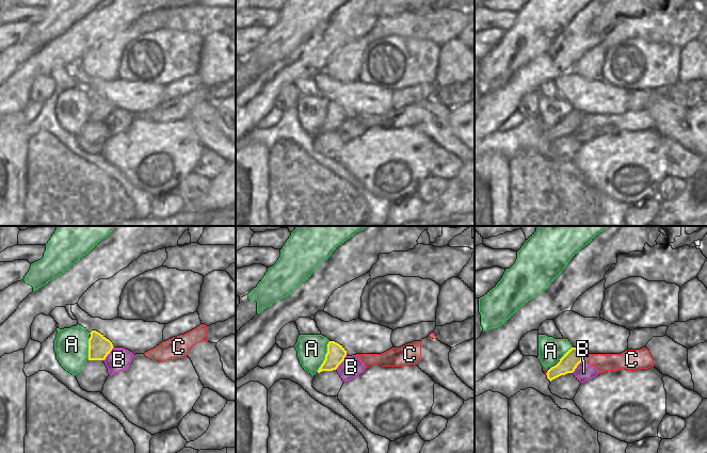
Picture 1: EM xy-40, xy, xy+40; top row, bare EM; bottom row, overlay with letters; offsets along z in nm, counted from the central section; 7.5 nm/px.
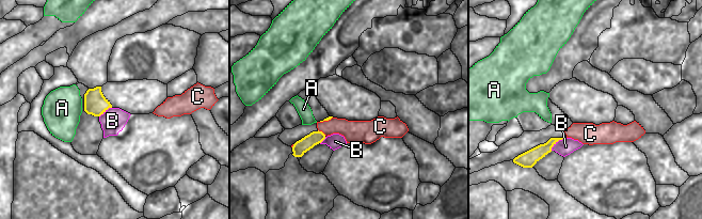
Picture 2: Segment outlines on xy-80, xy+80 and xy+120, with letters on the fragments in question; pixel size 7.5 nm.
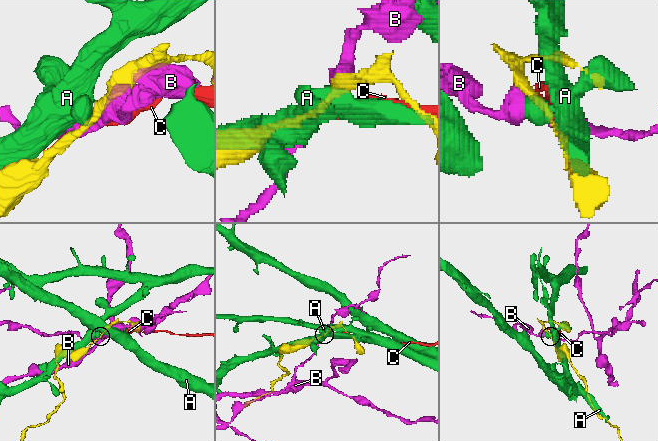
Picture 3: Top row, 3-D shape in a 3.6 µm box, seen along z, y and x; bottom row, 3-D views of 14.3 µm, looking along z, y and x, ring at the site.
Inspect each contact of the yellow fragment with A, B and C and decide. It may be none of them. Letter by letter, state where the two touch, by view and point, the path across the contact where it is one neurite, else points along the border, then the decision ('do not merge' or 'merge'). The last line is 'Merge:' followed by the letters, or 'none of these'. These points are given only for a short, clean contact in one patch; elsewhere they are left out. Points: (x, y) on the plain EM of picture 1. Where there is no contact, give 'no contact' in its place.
A: meets yellow in xy at (325, 117); do not merge
B: meets yellow in xy-40 at (109, 114); do not merge
C: meets yellow in xy+40 at (582, 118); do not merge
Merge: none of these

